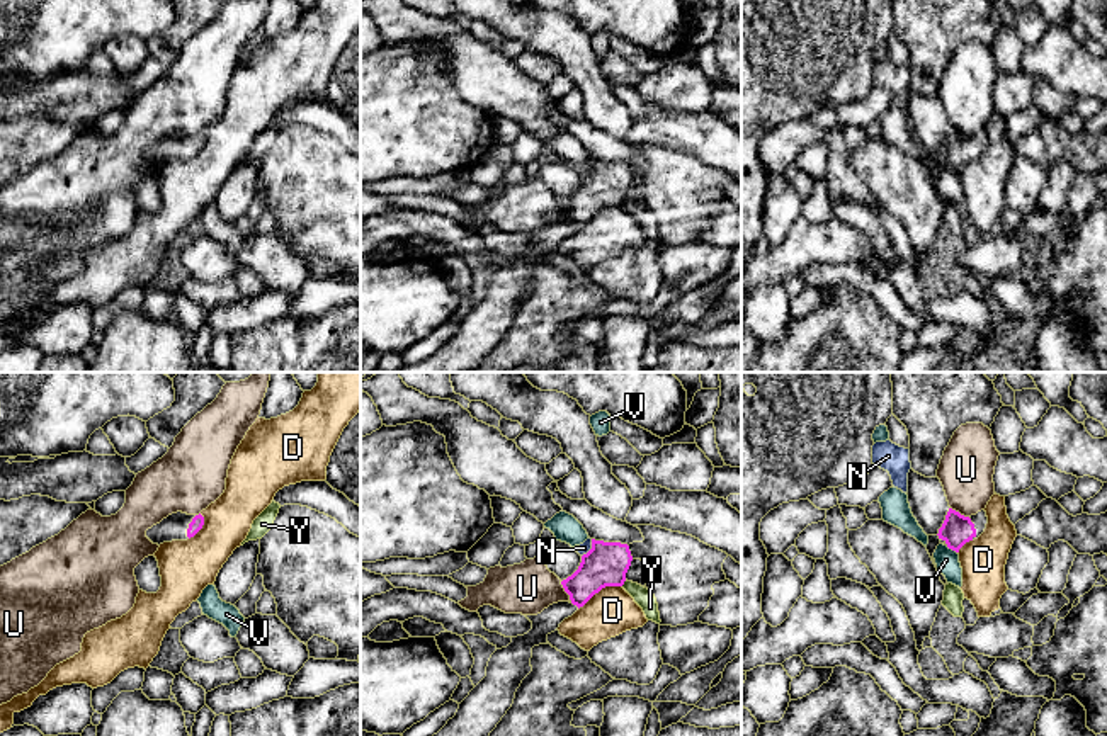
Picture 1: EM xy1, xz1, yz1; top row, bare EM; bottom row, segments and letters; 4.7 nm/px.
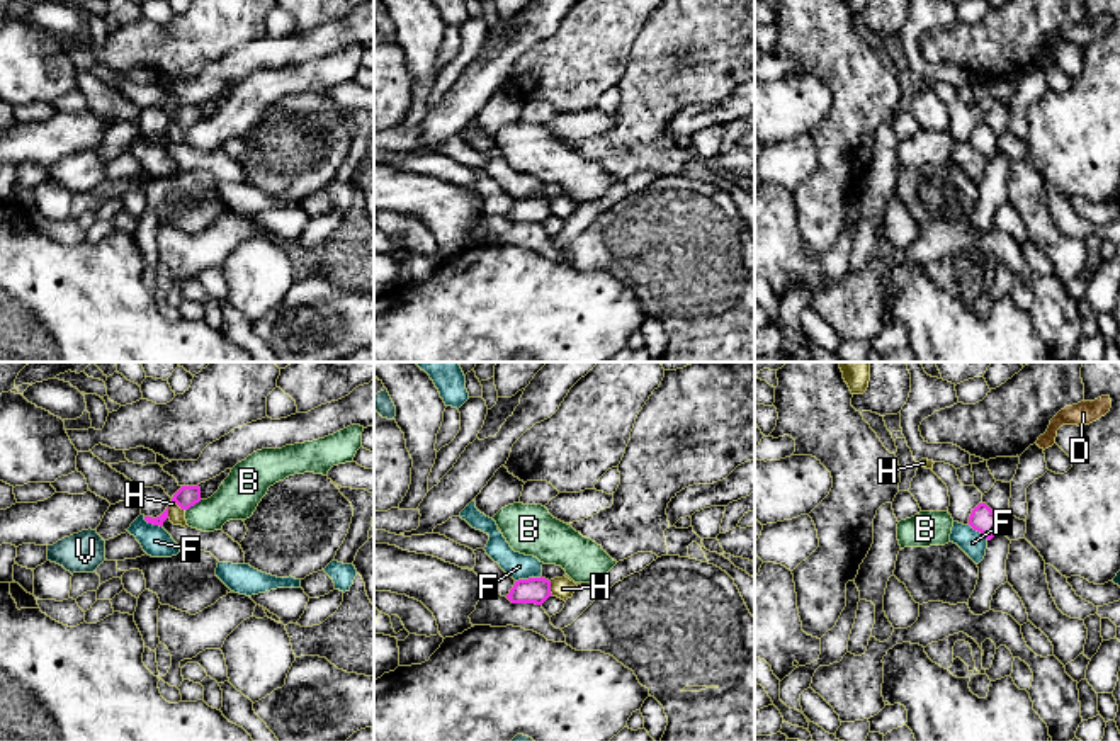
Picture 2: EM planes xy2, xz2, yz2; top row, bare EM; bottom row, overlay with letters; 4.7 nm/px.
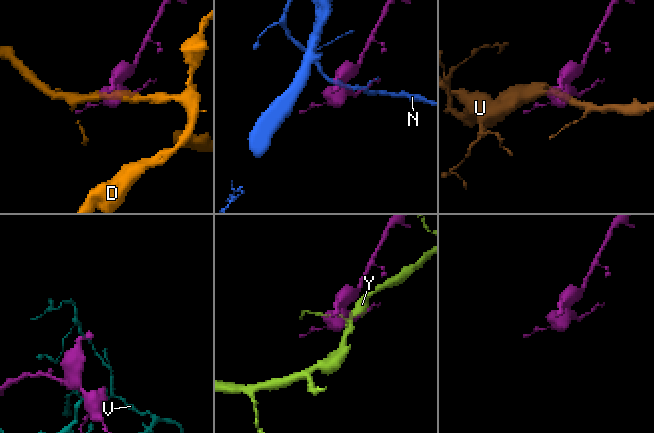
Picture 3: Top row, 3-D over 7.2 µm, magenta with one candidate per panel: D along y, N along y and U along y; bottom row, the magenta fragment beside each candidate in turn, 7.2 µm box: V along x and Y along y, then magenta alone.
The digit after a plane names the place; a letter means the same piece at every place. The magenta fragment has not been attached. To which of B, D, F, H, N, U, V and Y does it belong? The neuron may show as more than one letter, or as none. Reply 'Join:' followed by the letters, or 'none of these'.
Join: none of these

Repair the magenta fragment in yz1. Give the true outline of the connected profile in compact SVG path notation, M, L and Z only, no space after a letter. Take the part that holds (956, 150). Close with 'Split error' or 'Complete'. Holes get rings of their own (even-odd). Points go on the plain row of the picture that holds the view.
M949 127L942 146L939 148L939 158L942 158L949 168L959 172L959 168L978 158L988 143L986 131L981 129L976 134L964 136L959 131Z. Split error

